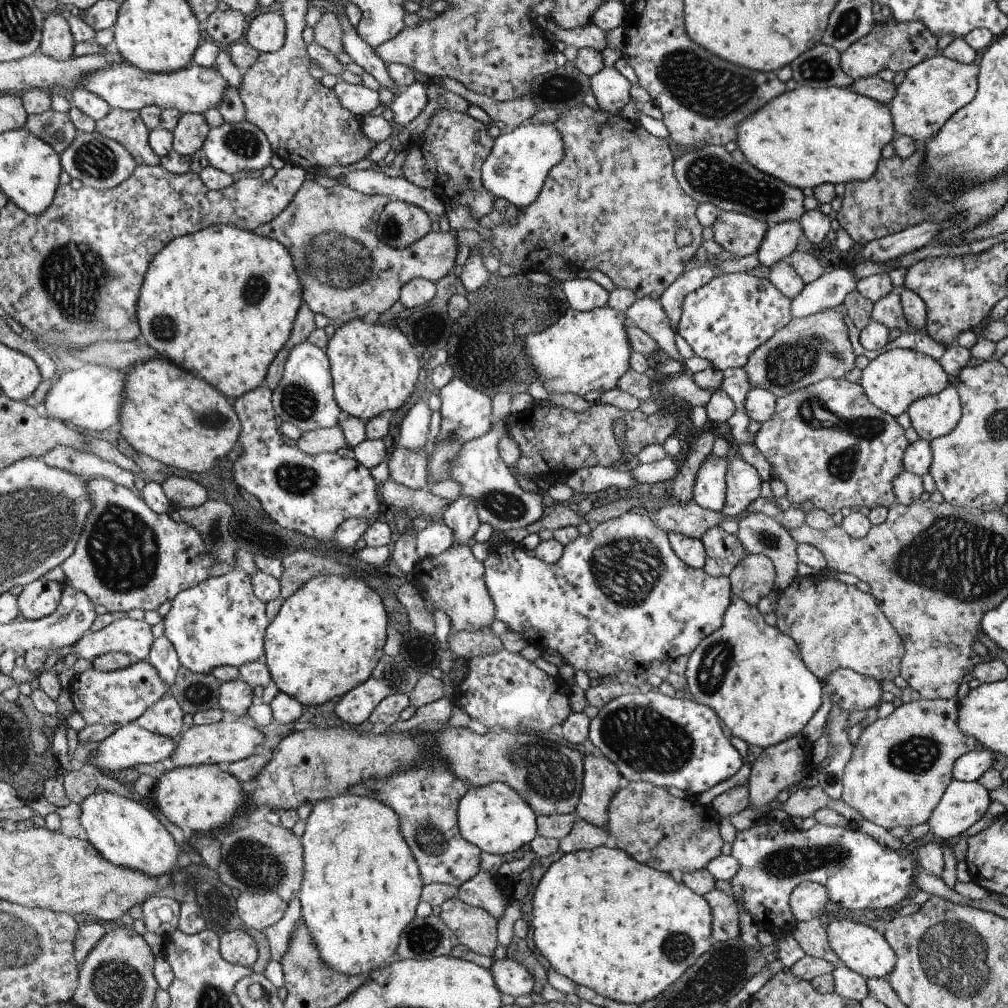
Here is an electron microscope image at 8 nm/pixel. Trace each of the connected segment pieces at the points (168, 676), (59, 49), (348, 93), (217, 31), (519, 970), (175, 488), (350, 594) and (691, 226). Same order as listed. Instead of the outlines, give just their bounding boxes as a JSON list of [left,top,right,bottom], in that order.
[[147,635,181,690],[40,12,74,61],[334,82,379,118],[205,9,248,47],[488,956,534,997],[161,476,209,508],[264,576,390,706],[482,103,703,300]]

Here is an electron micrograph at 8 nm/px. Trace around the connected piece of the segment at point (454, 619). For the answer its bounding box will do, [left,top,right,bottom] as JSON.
[409,544,497,633]

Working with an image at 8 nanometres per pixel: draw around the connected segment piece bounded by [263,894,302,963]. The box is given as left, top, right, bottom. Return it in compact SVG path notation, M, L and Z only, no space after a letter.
M299 894L294 895L288 903L288 908L283 918L278 923L263 930L265 937L269 940L271 958L279 963L286 950L288 950L291 934L296 928L298 919L301 918L301 912L302 907L299 901Z

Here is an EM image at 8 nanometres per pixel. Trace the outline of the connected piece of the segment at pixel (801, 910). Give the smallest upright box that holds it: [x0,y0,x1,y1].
[790,881,832,921]

